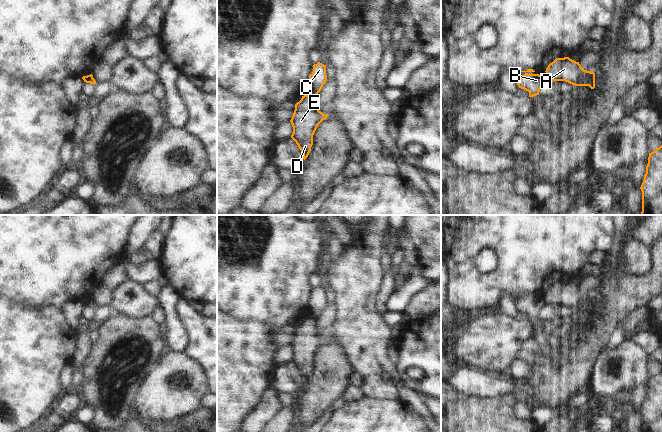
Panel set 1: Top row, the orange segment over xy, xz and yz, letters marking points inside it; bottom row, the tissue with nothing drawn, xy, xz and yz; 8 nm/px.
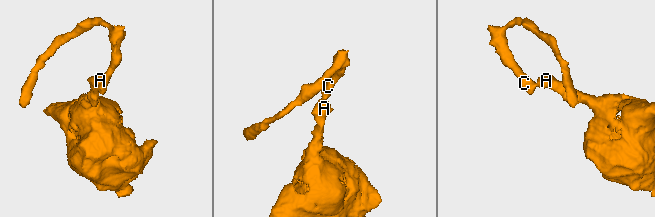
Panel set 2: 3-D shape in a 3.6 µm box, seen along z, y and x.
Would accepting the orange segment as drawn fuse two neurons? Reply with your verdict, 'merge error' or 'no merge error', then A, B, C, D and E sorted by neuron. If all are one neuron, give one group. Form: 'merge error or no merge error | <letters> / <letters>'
merge error | A D E / B C

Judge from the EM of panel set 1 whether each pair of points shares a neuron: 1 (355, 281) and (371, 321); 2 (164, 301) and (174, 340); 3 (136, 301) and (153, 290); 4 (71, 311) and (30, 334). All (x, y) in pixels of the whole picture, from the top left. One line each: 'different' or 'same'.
1: same
2: same
3: different
4: different

